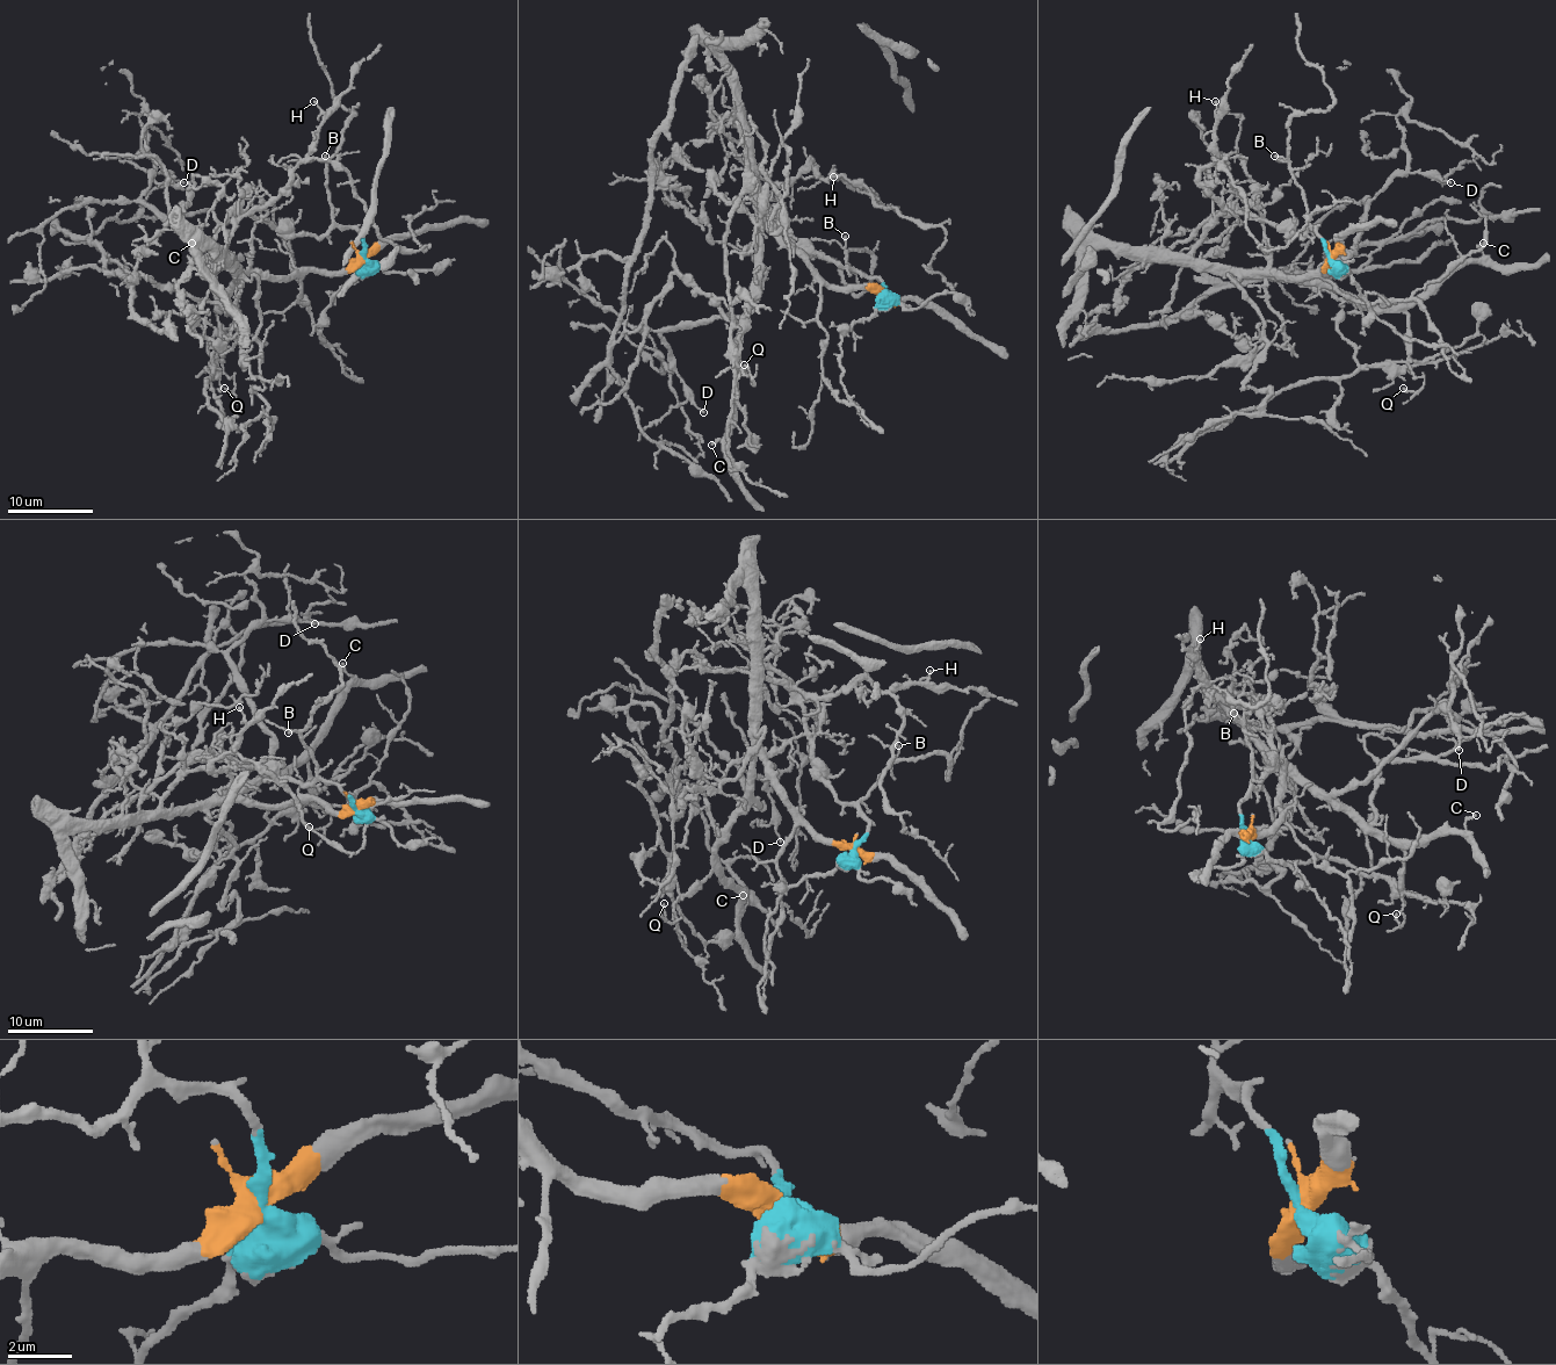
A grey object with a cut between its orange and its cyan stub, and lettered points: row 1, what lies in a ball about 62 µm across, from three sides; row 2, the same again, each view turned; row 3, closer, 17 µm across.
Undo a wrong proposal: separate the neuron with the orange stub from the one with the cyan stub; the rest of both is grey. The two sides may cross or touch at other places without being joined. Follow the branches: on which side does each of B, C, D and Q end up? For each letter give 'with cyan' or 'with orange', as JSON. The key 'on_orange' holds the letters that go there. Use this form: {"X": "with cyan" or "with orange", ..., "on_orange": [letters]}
{"B": "with cyan", "C": "with orange", "D": "with orange", "Q": "with orange", "on_orange": ["C", "D", "Q"]}

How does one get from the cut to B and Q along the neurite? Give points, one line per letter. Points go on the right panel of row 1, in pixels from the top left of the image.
B: (1330, 258), (1307, 219), (1302, 188), (1289, 164), (1274, 156)
Q: (1330, 258), (1325, 271), (1268, 275), (1398, 307), (1411, 373), (1424, 380), (1415, 392), (1402, 388)

